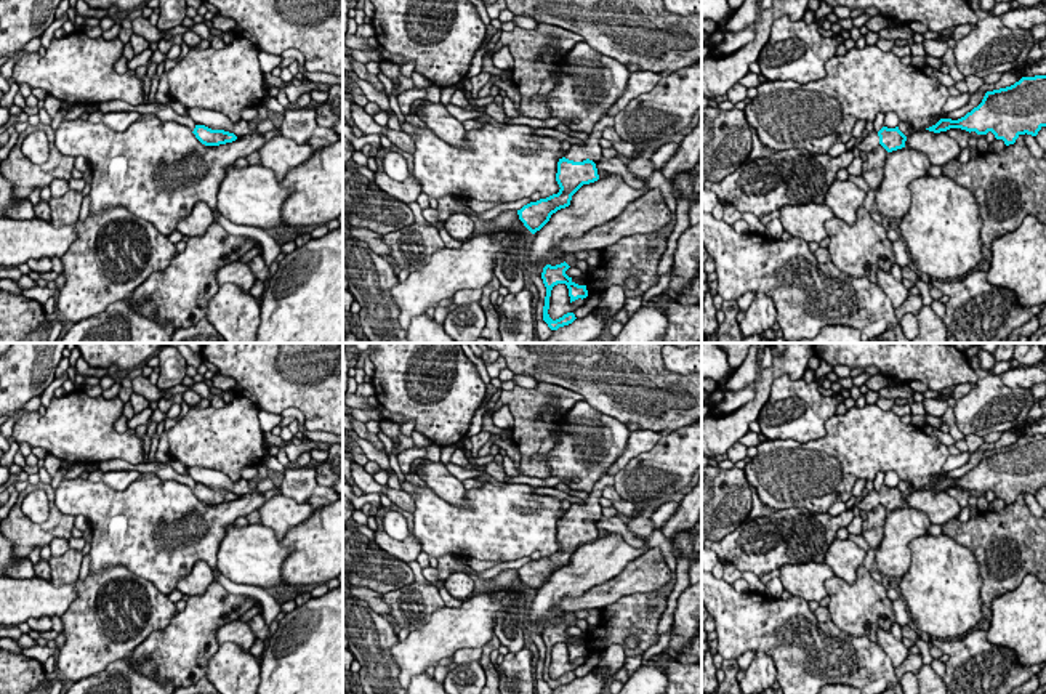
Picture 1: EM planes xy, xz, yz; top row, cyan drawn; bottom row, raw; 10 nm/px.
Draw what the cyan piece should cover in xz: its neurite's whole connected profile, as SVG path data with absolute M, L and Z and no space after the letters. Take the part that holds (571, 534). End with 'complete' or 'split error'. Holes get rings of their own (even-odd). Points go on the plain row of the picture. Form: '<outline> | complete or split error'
M638 430L630 434L625 452L612 463L609 471L593 486L583 503L572 503L557 521L556 540L559 551L537 561L530 561L517 569L519 579L535 593L561 567L570 564L572 555L583 545L599 539L596 519L602 516L599 498L605 487L614 487L614 478L634 457L649 452L660 441L660 431Z | split error

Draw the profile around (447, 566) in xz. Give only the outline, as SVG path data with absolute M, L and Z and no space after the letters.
M445 555L442 558L437 558L437 569L441 574L441 580L445 580L450 574L453 572L465 572L474 580L474 590L473 595L477 593L489 593L492 590L492 580L490 579L481 579L477 572L469 567L468 564L457 564L455 563L457 556Z

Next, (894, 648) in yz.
M878 628L876 636L879 646L889 656L894 668L900 667L910 656L908 648L905 648L903 643L887 630Z

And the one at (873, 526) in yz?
M879 503L871 511L867 511L867 519L862 524L860 535L873 551L878 550L884 537L886 513L887 510Z

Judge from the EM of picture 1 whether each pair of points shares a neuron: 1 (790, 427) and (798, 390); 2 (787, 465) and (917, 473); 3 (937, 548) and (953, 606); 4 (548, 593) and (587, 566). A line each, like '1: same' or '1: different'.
1: same
2: same
3: same
4: same

